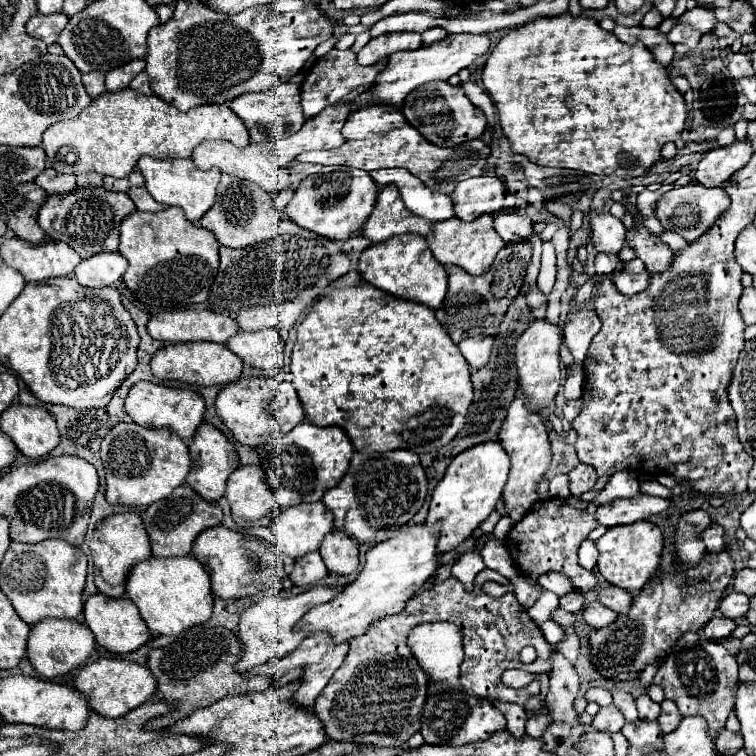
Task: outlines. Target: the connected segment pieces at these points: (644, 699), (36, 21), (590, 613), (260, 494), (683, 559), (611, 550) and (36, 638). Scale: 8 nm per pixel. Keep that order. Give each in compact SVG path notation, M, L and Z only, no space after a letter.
M646 693L636 697L636 707L638 707L638 717L644 721L654 721L660 715L660 705L654 703Z
M52 13L52 15L34 15L26 23L26 33L32 37L42 39L46 45L56 43L60 31L66 27L68 17L64 13Z
M594 601L590 605L584 607L584 621L592 627L592 629L600 629L600 627L608 627L610 623L616 621L616 613L612 609L608 609L606 605L602 605L600 601Z
M246 465L232 471L228 477L226 499L230 503L232 517L240 527L244 527L246 521L262 519L276 507L272 489L264 479L264 471L256 465Z
M694 509L684 513L678 519L676 527L676 555L678 563L684 567L694 567L700 565L700 561L706 557L706 545L700 537L700 533L712 523L710 513L704 509Z
M634 523L628 527L610 527L598 541L598 571L616 587L622 587L630 591L632 595L638 593L646 583L650 583L660 569L660 557L662 557L662 531L650 523Z
M42 619L30 629L28 635L28 659L32 667L42 675L42 677L60 677L66 675L74 669L78 669L94 651L96 641L94 635L84 627L84 623L70 621L70 619Z

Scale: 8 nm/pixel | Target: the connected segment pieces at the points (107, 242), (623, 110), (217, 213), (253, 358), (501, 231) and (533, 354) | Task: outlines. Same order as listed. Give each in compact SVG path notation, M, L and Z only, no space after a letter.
M76 187L66 195L48 195L38 213L38 225L52 239L68 243L82 259L100 251L118 249L118 227L126 215L136 211L126 193L110 193L104 187Z
M562 13L562 15L556 15L556 17L536 17L530 23L524 23L520 27L510 29L508 35L504 35L498 41L498 45L492 49L490 57L486 59L484 69L482 69L482 85L484 85L486 93L492 97L496 109L498 109L500 127L502 127L504 135L510 139L514 153L526 155L536 165L576 169L576 171L594 173L594 175L600 175L600 177L610 177L610 175L638 177L638 175L644 175L660 159L662 145L666 141L678 139L678 135L684 129L684 121L686 121L686 101L674 89L674 85L668 81L668 69L654 61L652 53L644 47L644 43L626 45L614 33L604 31L598 25L598 21L594 21L592 17L586 17L586 15L574 17L570 13Z
M222 173L218 193L216 193L216 203L204 213L200 223L204 229L216 235L220 245L240 249L240 247L248 247L248 245L254 245L278 235L278 231L270 227L270 209L272 209L270 193L262 191L254 183Z
M264 329L256 333L238 331L228 343L244 363L260 369L282 369L284 367L284 343L276 329Z
M500 211L494 215L494 229L504 243L522 241L532 235L532 221L516 211Z
M534 319L528 329L520 335L516 343L516 369L518 369L518 385L528 397L528 403L532 409L544 409L548 407L556 393L562 387L562 369L560 369L560 347L562 347L564 335L558 325L550 323L548 319Z

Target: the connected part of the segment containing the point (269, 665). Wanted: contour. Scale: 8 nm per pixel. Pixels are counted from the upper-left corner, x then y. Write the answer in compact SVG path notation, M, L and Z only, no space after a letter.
M318 631L316 635L310 635L308 639L304 639L290 655L280 657L280 659L270 659L270 661L266 661L264 665L254 667L248 675L270 675L270 677L280 679L280 677L286 675L290 669L304 667L302 687L294 693L292 701L294 701L294 703L300 703L300 707L310 709L310 707L314 705L314 699L322 693L322 689L326 687L326 683L332 679L334 671L344 663L346 655L348 655L348 647L350 647L350 643L340 643L340 645L336 645L336 643L332 643L332 637L330 637L330 635L320 635L320 631Z

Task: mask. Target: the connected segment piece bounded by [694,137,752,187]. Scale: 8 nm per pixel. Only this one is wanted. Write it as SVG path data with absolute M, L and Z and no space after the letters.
M736 139L726 147L718 147L706 151L694 171L694 177L704 187L720 187L720 183L728 181L732 173L742 169L752 157L752 143L748 139Z

